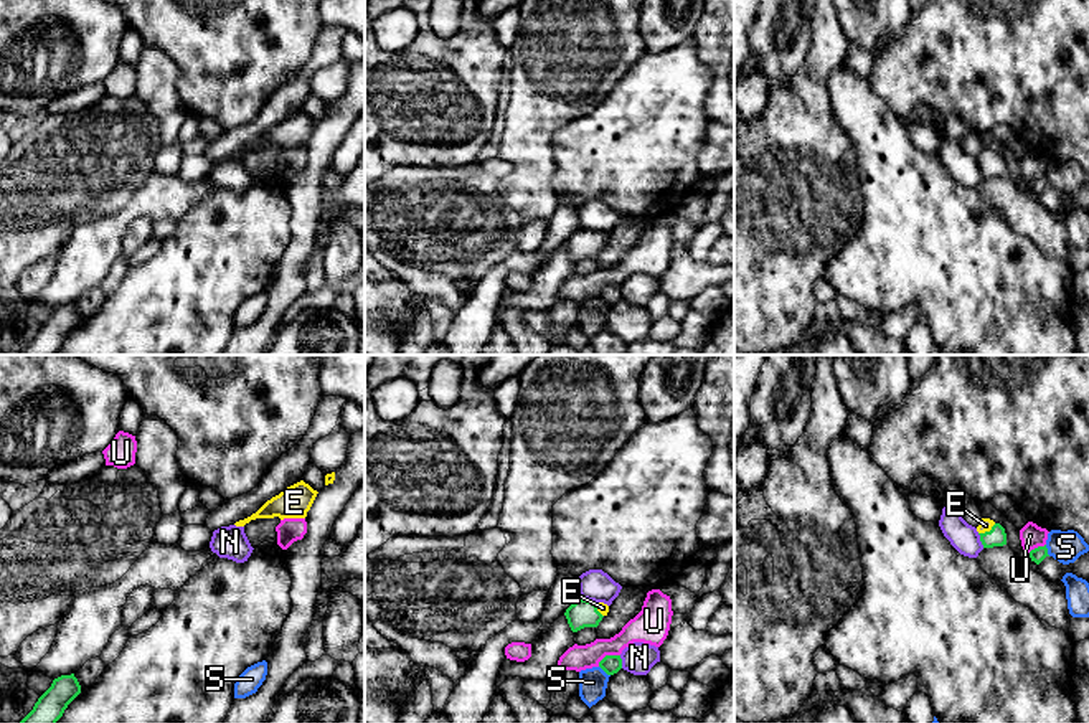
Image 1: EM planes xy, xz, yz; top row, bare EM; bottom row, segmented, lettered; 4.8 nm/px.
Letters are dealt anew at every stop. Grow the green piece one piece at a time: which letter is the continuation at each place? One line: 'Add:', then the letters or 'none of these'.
Add: E

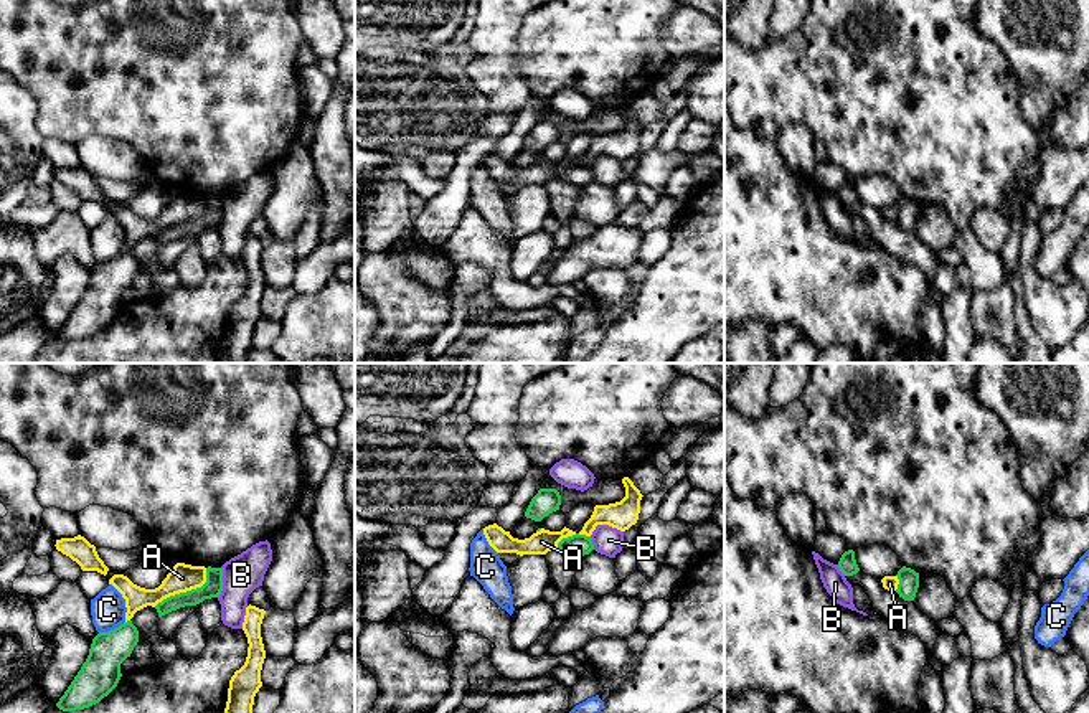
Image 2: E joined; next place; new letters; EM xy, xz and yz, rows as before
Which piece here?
Add: none of these

